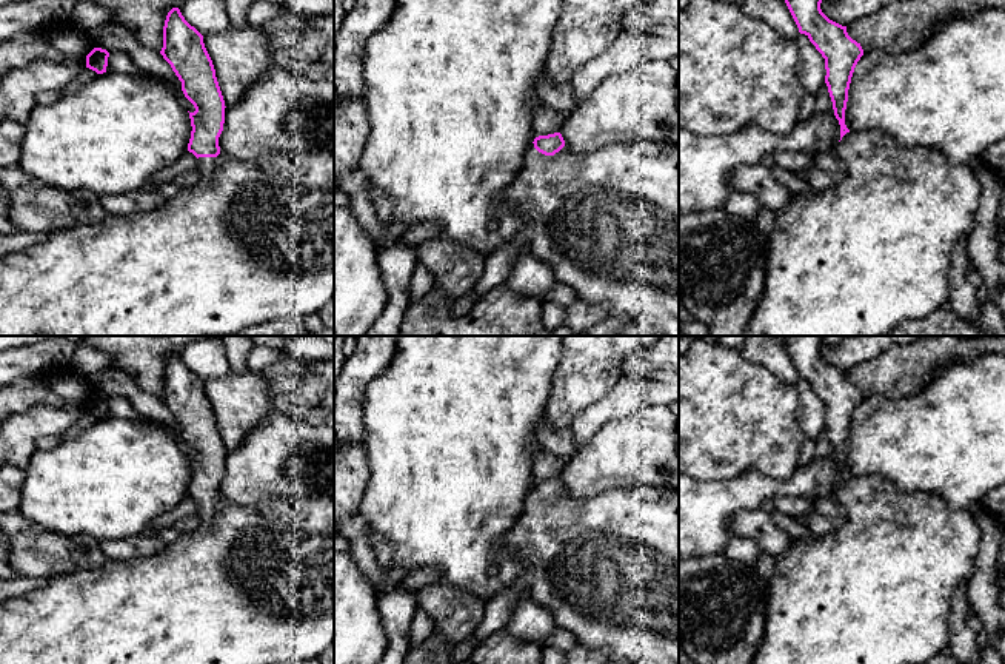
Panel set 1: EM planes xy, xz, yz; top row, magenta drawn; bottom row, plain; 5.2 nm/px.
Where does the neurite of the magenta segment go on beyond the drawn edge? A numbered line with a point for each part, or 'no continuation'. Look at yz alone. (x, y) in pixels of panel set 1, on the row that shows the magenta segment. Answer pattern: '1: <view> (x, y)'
1: yz (856, 259)

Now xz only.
1: xz (607, 222)

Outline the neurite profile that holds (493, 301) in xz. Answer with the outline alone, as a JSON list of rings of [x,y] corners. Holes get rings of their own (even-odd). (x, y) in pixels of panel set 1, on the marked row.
[[[505,283],[482,296],[465,316],[451,313],[454,299],[432,285],[422,299],[411,299],[399,336],[554,336],[542,322],[542,303],[513,293]]]

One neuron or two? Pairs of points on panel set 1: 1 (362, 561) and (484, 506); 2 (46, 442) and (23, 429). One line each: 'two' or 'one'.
1: two
2: two

